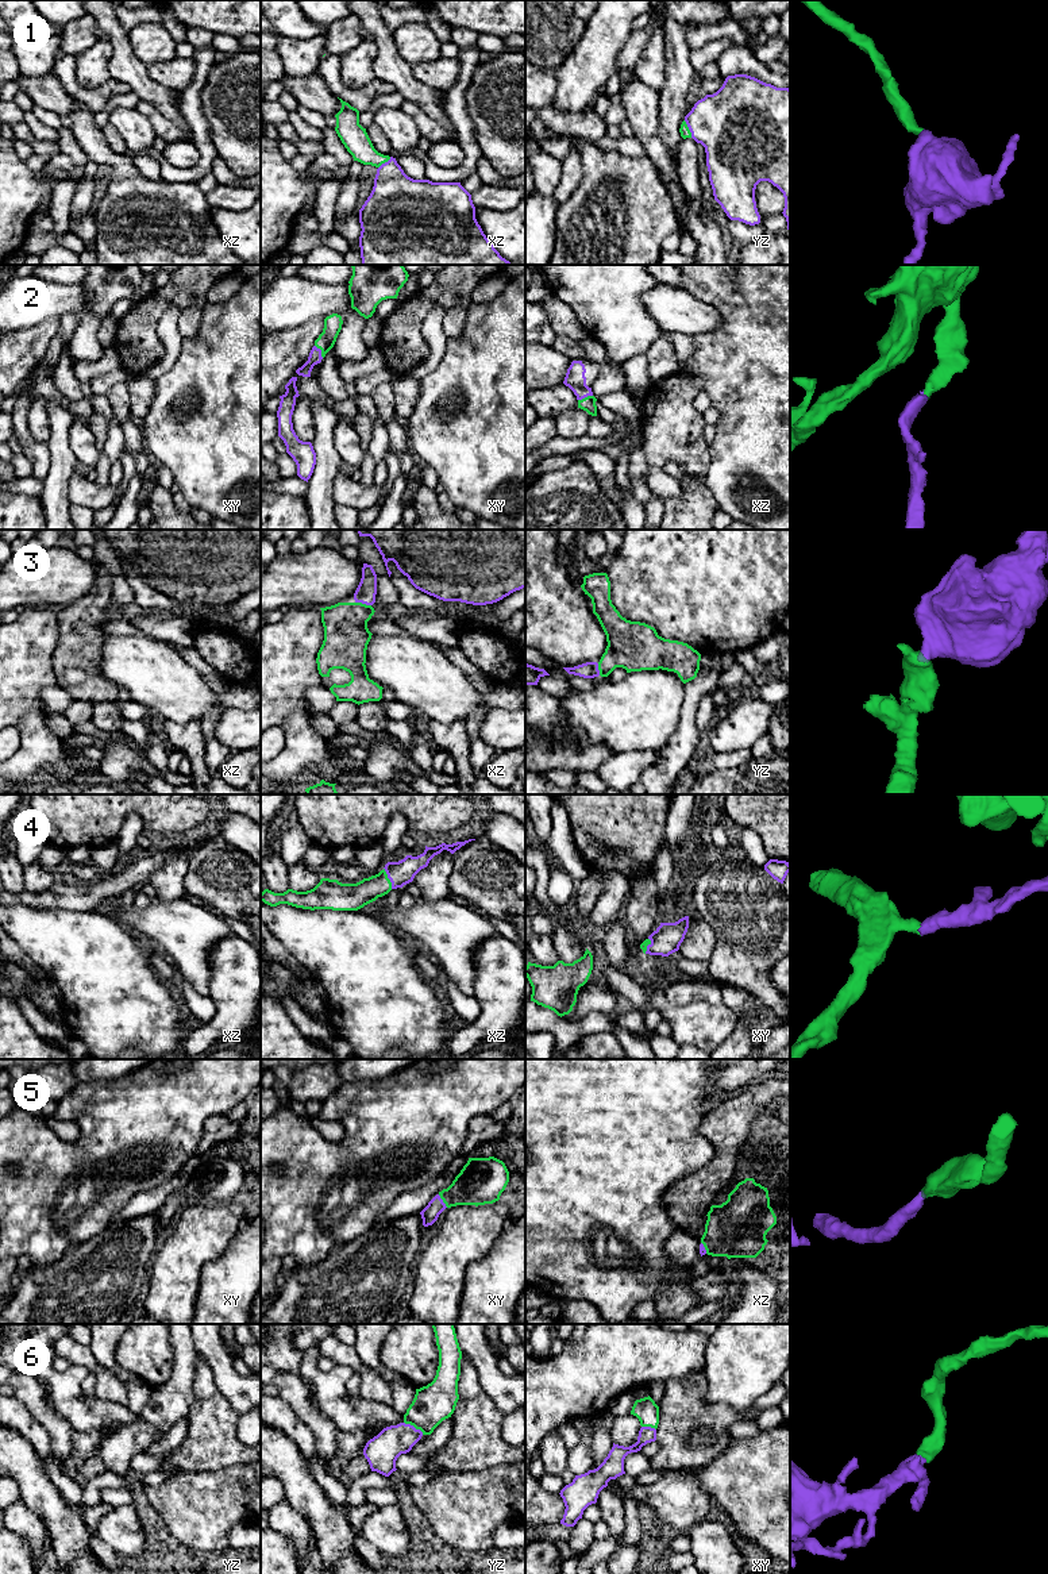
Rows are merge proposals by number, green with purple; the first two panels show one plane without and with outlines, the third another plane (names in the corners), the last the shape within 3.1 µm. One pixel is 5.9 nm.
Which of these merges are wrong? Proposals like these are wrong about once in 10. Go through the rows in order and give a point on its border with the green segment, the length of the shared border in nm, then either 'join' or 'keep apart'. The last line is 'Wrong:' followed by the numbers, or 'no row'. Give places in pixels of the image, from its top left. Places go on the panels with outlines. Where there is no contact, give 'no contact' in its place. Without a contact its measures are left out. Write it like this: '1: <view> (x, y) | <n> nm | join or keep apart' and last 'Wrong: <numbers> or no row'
1: yz (688, 129) | 120 nm | join
2: xz (585, 397) | 90 nm | join
3: xz (363, 604) | 100 nm | join
4: xz (388, 878) | 140 nm | join
5: xy (443, 1201) | 100 nm | join
6: yz (413, 1426) | 140 nm | join
Wrong: no row

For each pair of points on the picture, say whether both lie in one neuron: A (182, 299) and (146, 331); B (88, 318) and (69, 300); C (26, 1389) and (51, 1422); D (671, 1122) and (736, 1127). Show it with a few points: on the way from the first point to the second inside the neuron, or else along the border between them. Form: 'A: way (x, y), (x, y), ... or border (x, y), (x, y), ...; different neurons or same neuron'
A: way (170, 297), (146, 319); same neuron
B: way (84, 314), (73, 303); same neuron
C: way (33, 1397), (45, 1413); same neuron
D: border (706, 1107), (700, 1124), (700, 1132), (716, 1151); different neurons

